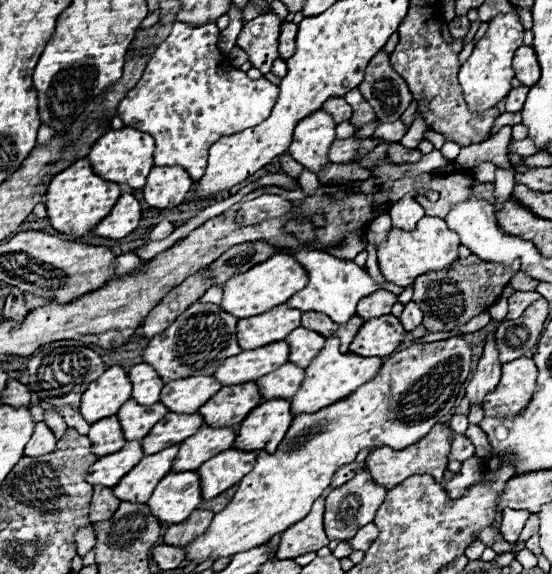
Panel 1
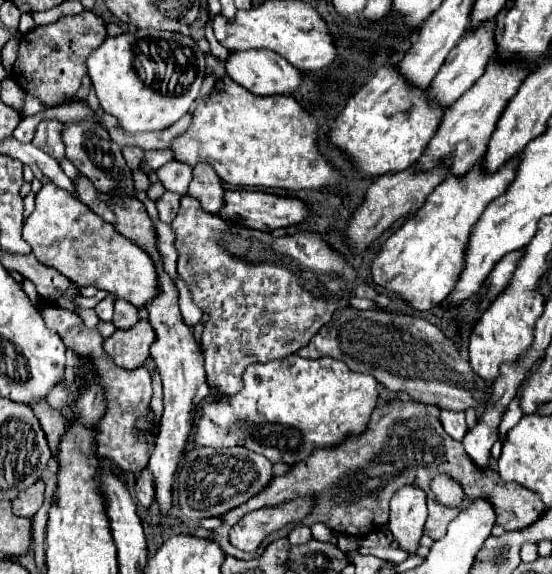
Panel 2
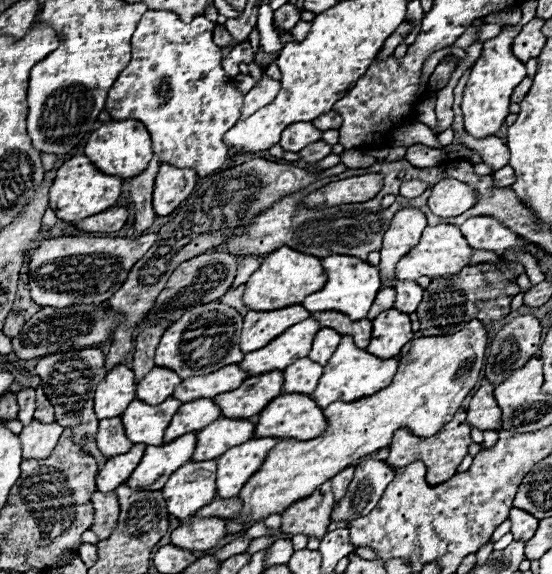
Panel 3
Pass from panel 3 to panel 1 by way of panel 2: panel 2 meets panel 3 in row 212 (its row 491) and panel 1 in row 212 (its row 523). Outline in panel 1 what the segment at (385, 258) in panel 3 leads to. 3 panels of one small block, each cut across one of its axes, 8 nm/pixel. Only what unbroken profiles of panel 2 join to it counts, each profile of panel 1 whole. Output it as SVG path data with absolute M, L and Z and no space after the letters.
M416 192L406 194L404 198L400 198L392 208L390 208L390 218L392 218L392 226L412 232L416 230L418 222L426 216L424 208L416 202Z

